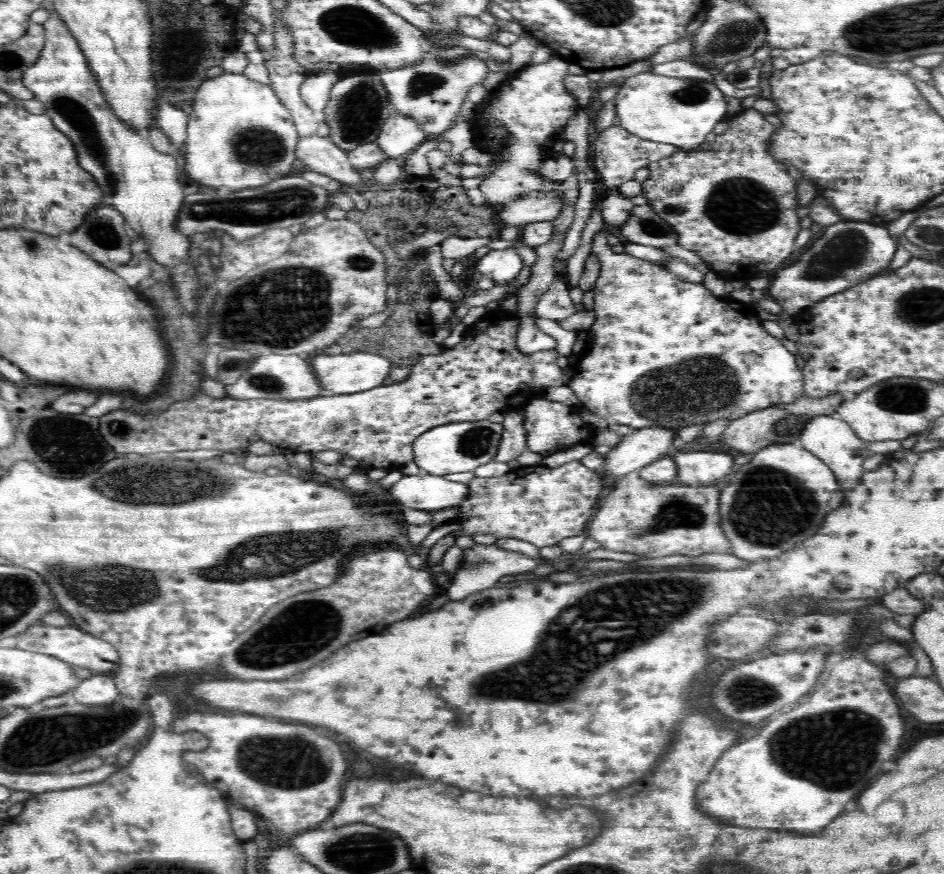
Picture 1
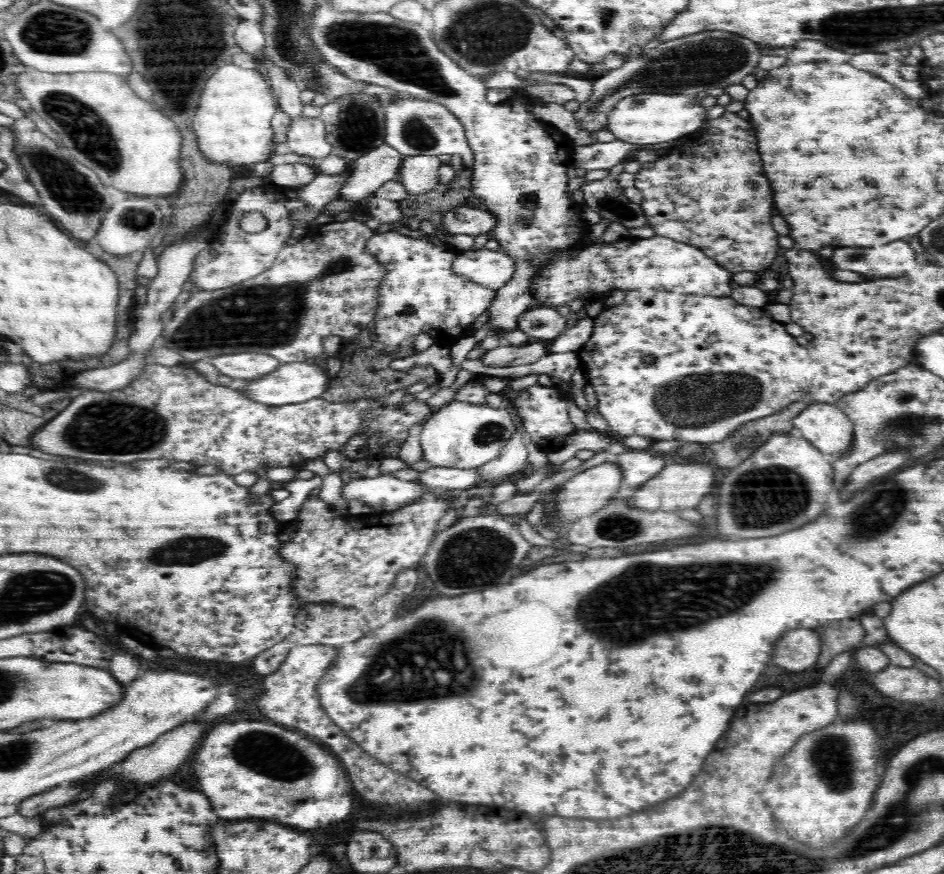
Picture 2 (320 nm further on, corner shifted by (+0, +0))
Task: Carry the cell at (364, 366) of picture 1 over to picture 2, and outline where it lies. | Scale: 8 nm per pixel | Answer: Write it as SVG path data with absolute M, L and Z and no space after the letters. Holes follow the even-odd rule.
M311 360L281 364L271 372L254 380L235 381L236 389L241 390L250 400L261 402L268 406L282 406L283 404L296 404L310 399L321 397L329 387L328 373Z

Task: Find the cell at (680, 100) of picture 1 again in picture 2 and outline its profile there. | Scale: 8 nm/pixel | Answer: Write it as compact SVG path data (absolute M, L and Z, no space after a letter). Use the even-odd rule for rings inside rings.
M636 94L620 100L607 119L607 128L618 140L641 145L658 144L680 139L684 134L696 133L706 120L706 110L700 105L700 101L692 96Z

